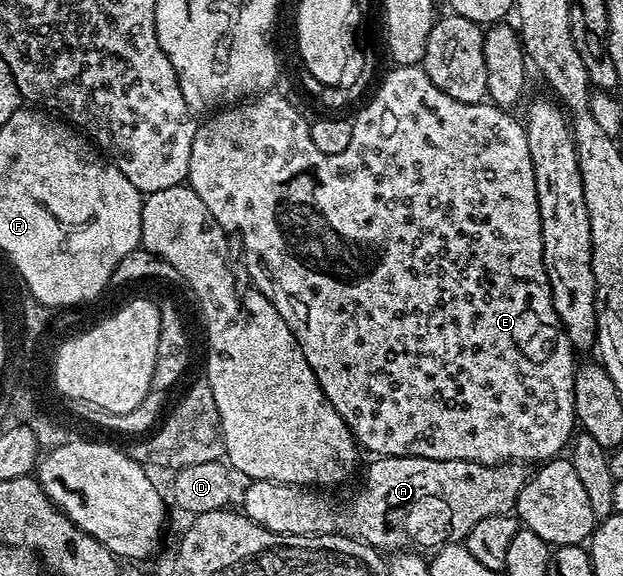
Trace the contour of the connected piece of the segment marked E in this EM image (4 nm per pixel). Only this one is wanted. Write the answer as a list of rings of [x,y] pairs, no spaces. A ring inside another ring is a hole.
[[[421,64],[394,65],[391,73],[382,81],[382,90],[363,107],[358,113],[358,118],[353,118],[352,139],[348,147],[336,155],[324,155],[312,143],[310,134],[310,121],[302,118],[302,113],[286,97],[281,97],[278,91],[267,91],[245,103],[235,104],[233,107],[223,108],[213,115],[207,116],[206,121],[197,126],[192,139],[192,159],[190,160],[189,188],[204,199],[204,207],[212,211],[212,215],[222,228],[236,232],[242,236],[242,249],[246,252],[246,273],[251,277],[253,288],[261,291],[266,298],[280,311],[280,319],[288,323],[292,335],[296,335],[296,343],[304,351],[304,359],[308,359],[308,367],[316,375],[324,395],[340,411],[340,419],[348,423],[355,442],[370,455],[379,457],[423,457],[424,459],[440,459],[441,461],[471,461],[472,463],[484,463],[485,465],[499,465],[505,461],[521,461],[523,463],[545,463],[561,454],[569,446],[572,434],[576,429],[574,415],[574,370],[576,368],[576,350],[571,345],[560,319],[556,315],[556,307],[552,303],[548,275],[544,267],[544,251],[542,250],[542,236],[540,235],[540,207],[536,199],[536,175],[532,171],[532,155],[528,151],[528,139],[526,138],[526,126],[521,120],[513,117],[513,112],[505,108],[498,108],[493,103],[460,103],[460,99],[452,99],[452,95],[444,95],[432,79],[423,71]]]

